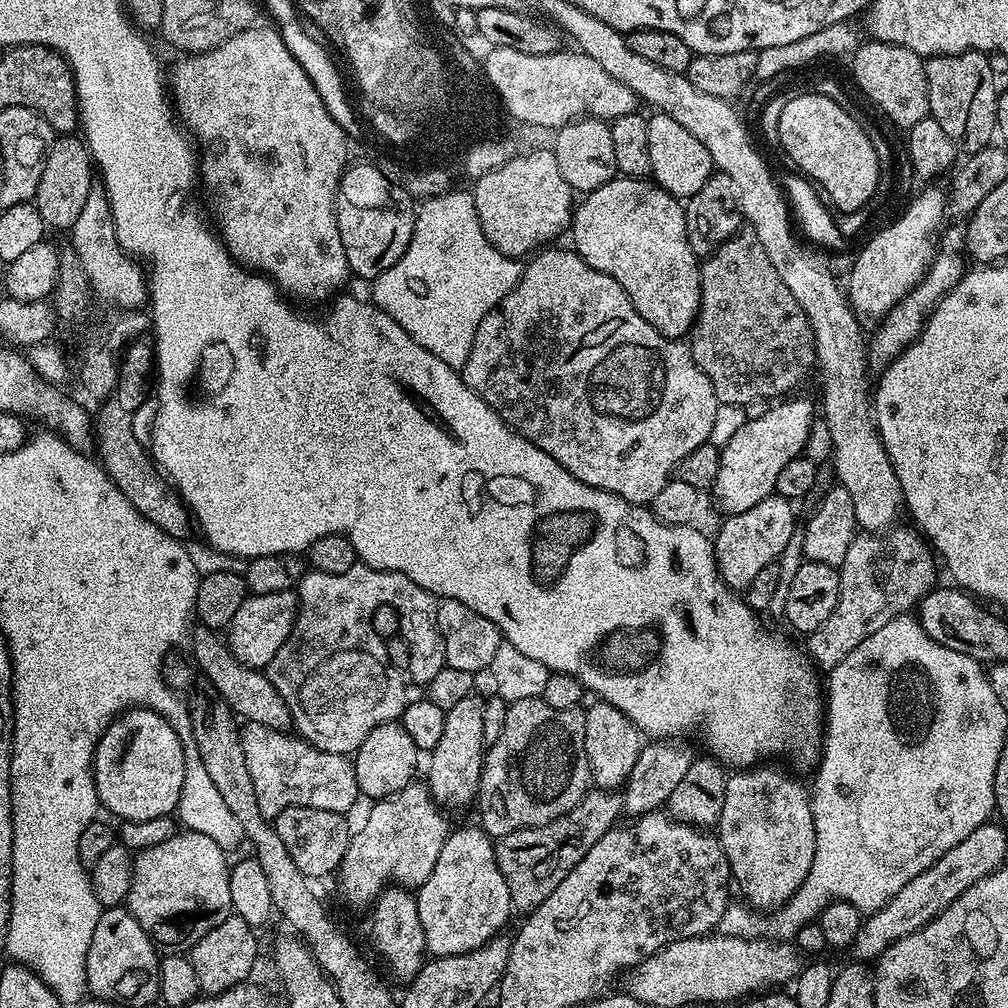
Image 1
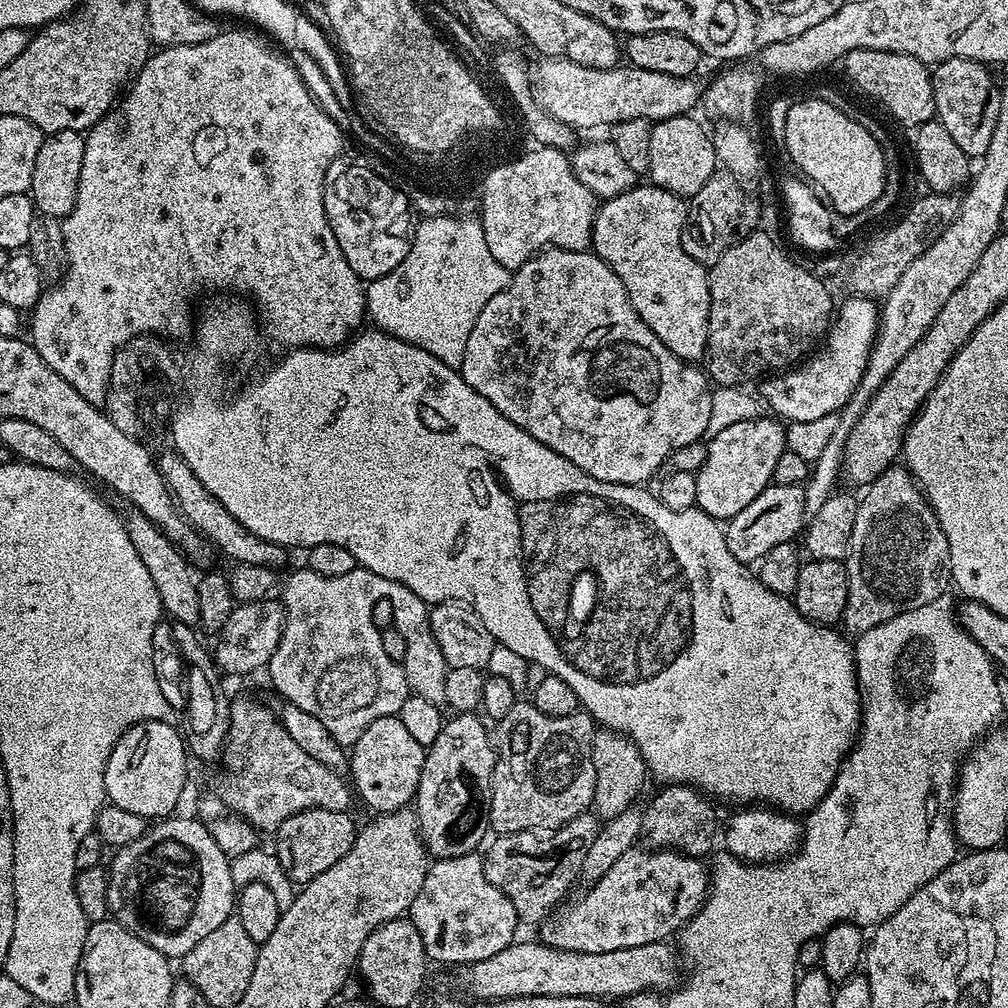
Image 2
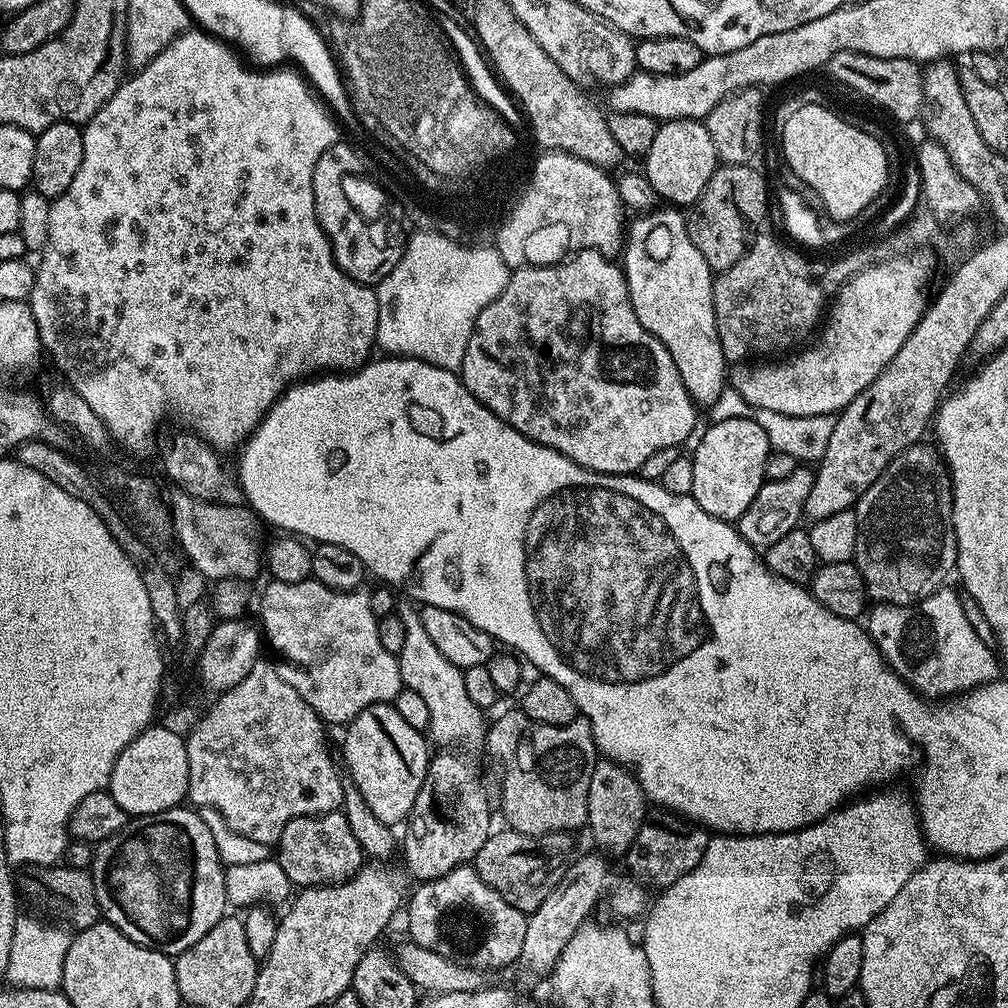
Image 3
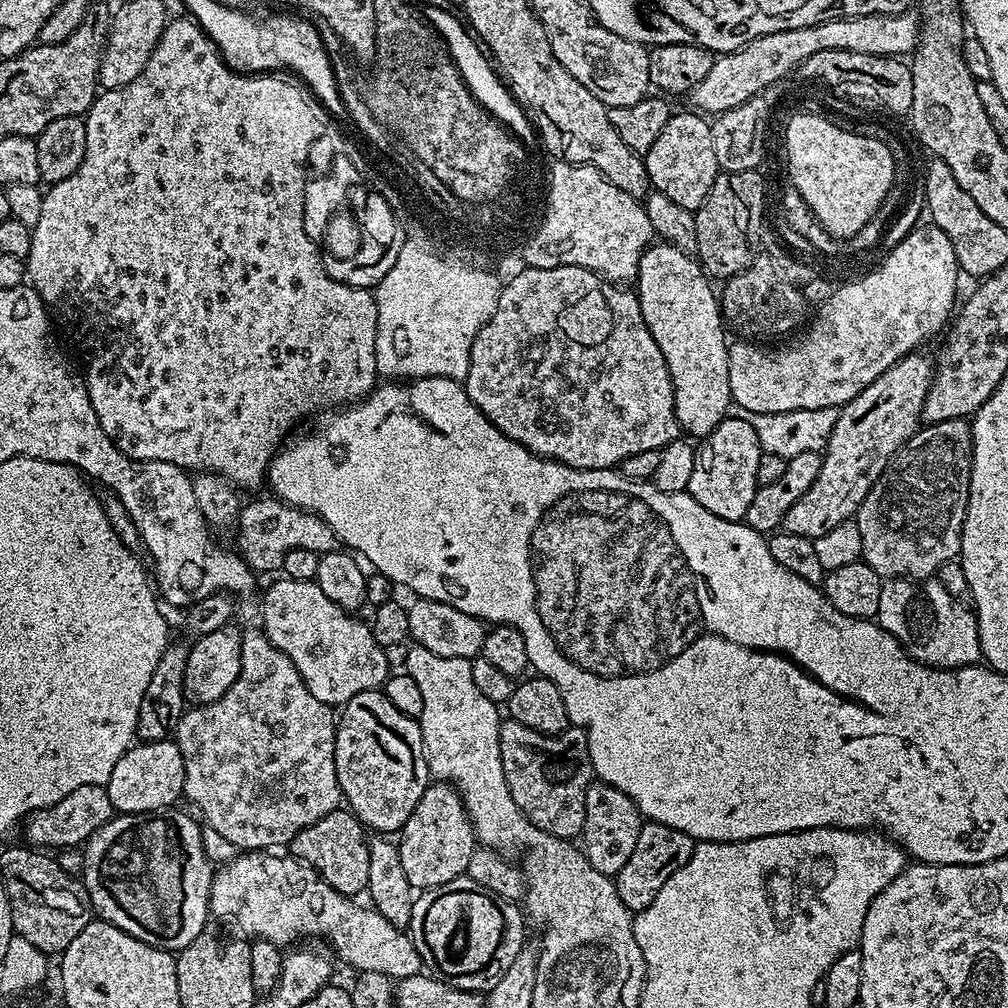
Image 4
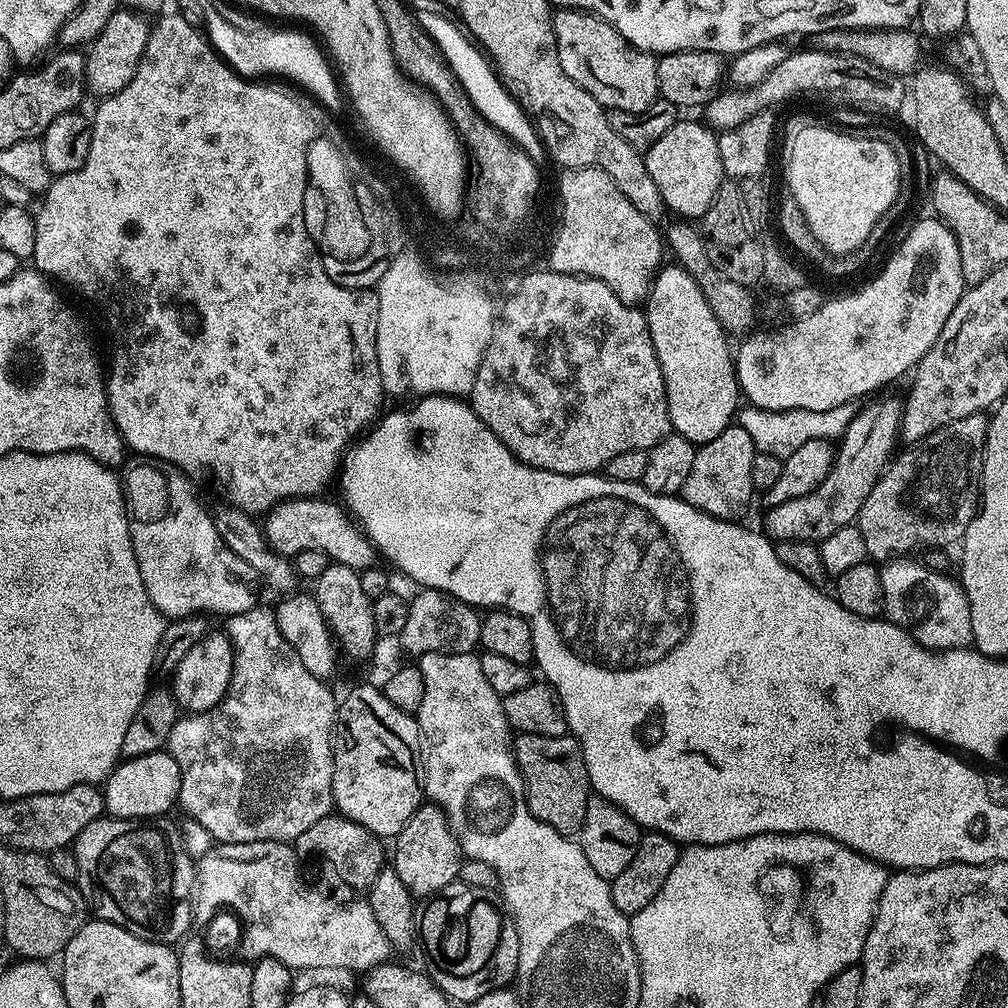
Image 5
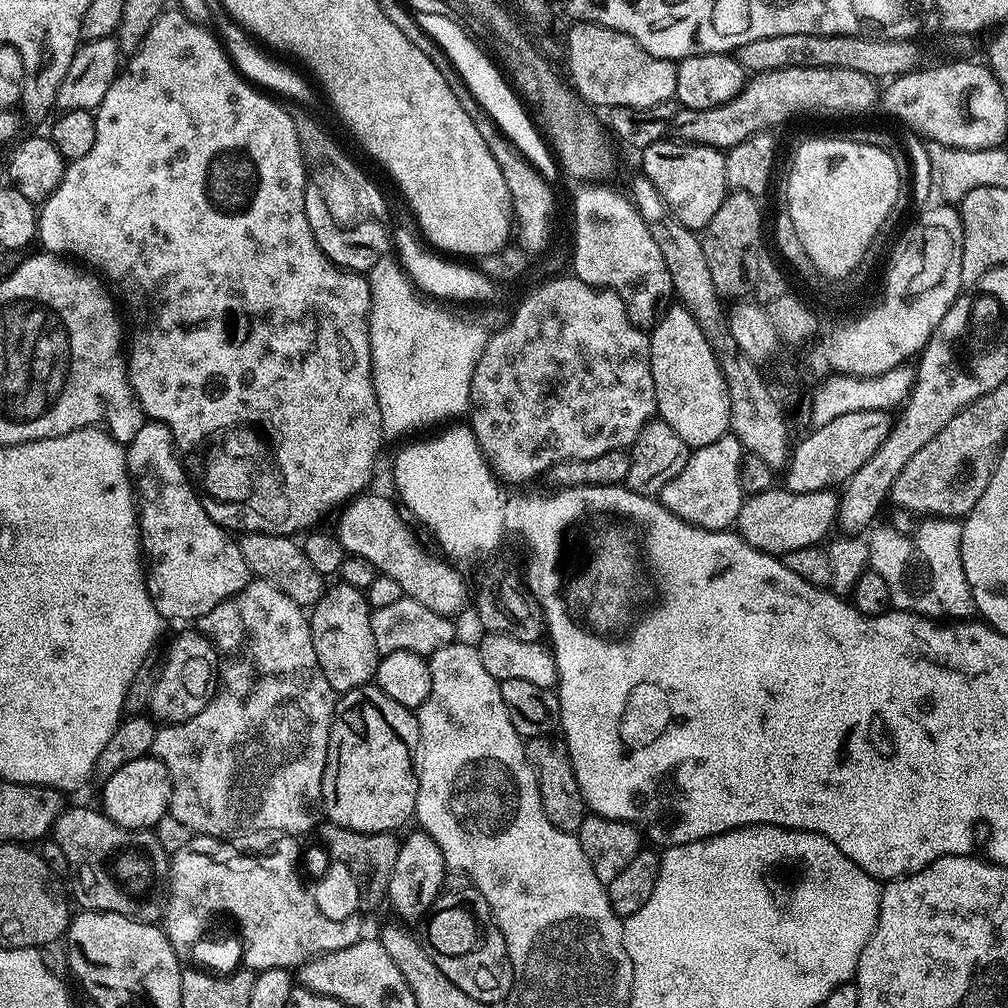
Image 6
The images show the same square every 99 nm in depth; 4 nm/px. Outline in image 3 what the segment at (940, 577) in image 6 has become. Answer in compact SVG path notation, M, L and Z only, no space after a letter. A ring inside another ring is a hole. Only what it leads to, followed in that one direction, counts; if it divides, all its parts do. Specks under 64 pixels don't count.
M945 586L916 604L876 604L866 616L868 635L885 662L924 698L952 698L1001 675L993 645L980 640L957 592Z

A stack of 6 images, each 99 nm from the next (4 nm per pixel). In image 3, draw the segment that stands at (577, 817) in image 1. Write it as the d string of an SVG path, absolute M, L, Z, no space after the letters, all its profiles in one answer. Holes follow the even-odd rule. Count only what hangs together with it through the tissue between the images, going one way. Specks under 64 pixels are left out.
M511 830L493 831L487 842L478 850L474 861L476 873L510 906L525 914L538 910L546 894L562 882L562 874L566 874L569 864L574 859L572 853L573 837L566 832L551 832L545 836L527 836Z

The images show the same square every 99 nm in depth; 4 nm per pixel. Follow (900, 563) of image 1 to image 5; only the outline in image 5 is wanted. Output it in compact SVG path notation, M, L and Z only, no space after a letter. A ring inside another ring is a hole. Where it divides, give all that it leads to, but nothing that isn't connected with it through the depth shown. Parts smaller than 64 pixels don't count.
M982 412L972 416L952 419L945 428L930 433L919 444L909 447L895 457L884 470L884 475L866 494L858 517L858 527L869 557L876 562L884 562L897 554L908 554L915 544L929 544L932 548L944 548L947 544L963 541L964 531L970 526L982 499L984 479L984 447L988 437L989 417Z

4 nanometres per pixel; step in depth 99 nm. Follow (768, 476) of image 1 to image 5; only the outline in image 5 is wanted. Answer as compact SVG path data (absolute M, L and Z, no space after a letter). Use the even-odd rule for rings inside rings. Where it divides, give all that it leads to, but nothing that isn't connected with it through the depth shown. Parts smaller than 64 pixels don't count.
M730 426L710 442L696 449L694 466L686 474L686 482L680 487L679 495L687 504L698 511L716 516L719 520L731 521L754 497L750 482L750 465L754 463L757 448L752 436L742 427Z

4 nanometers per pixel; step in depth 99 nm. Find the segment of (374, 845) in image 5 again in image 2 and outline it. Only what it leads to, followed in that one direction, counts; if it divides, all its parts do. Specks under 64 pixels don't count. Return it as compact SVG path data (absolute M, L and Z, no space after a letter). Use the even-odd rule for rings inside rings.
M311 808L286 818L286 822L282 822L282 826L276 828L274 853L281 863L282 870L294 885L308 884L314 878L318 878L322 870L330 870L330 866L334 866L338 858L346 858L346 854L354 846L354 838L358 831L358 824L350 817L348 812Z

